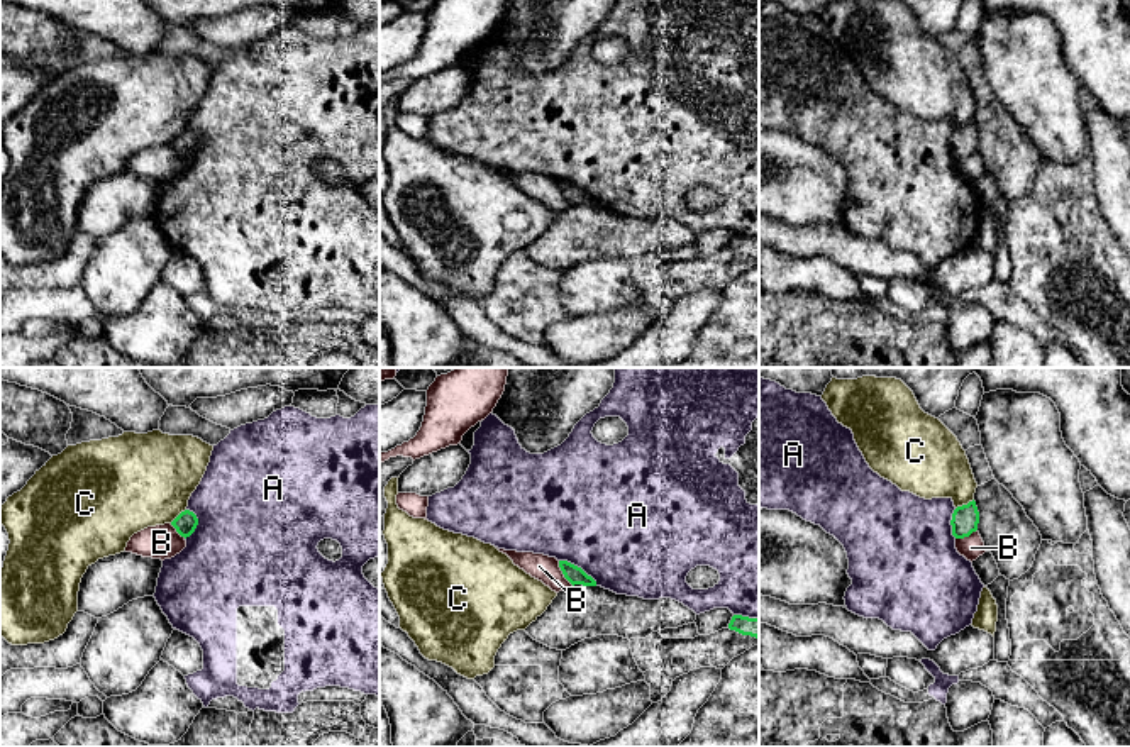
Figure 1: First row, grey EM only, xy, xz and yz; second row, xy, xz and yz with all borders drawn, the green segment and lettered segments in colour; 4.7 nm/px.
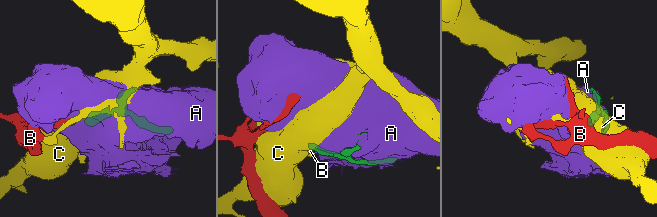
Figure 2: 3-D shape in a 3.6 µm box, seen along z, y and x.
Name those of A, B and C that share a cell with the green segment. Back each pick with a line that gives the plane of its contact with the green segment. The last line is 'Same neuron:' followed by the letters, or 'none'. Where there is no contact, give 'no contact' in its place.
Same neuron: none

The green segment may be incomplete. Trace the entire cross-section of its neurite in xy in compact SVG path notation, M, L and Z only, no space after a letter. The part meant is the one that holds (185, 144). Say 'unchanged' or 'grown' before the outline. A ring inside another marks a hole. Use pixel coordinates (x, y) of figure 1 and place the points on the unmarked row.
unchanged; M185 130L171 142L171 146L176 149L176 152L181 158L186 159L195 152L195 149L198 146L198 139L193 132Z

